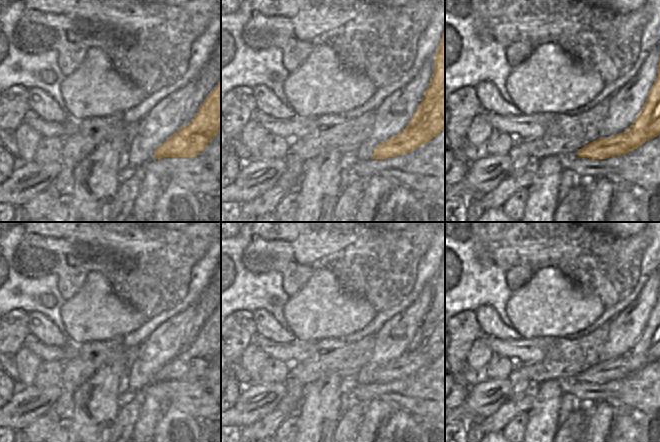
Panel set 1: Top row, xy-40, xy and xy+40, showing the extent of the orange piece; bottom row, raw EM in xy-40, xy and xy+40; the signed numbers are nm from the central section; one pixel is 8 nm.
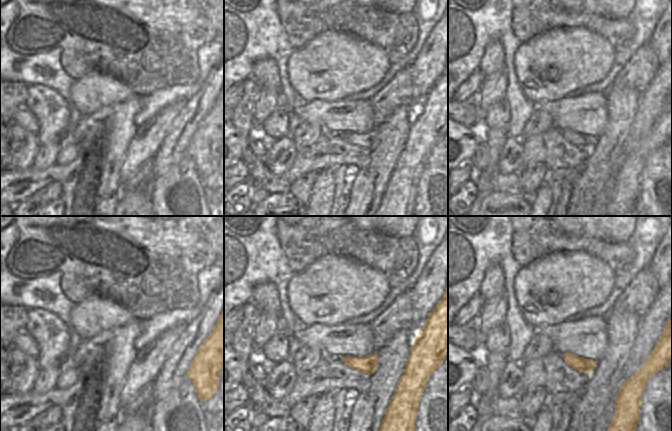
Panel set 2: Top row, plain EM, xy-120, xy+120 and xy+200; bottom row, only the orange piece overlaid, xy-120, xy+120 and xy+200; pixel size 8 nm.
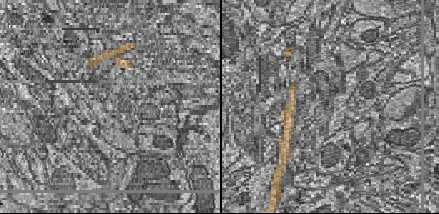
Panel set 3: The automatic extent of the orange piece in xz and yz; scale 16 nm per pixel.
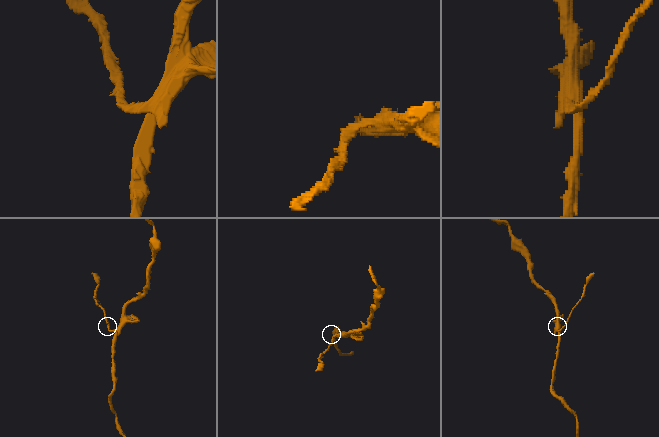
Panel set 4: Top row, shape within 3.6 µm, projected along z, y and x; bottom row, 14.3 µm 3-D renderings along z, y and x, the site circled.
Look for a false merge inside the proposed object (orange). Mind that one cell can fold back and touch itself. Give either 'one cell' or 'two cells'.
two cells

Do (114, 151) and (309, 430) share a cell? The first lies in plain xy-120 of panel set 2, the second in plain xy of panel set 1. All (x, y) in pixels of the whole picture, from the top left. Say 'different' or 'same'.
same

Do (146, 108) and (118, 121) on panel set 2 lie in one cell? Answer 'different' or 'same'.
different

